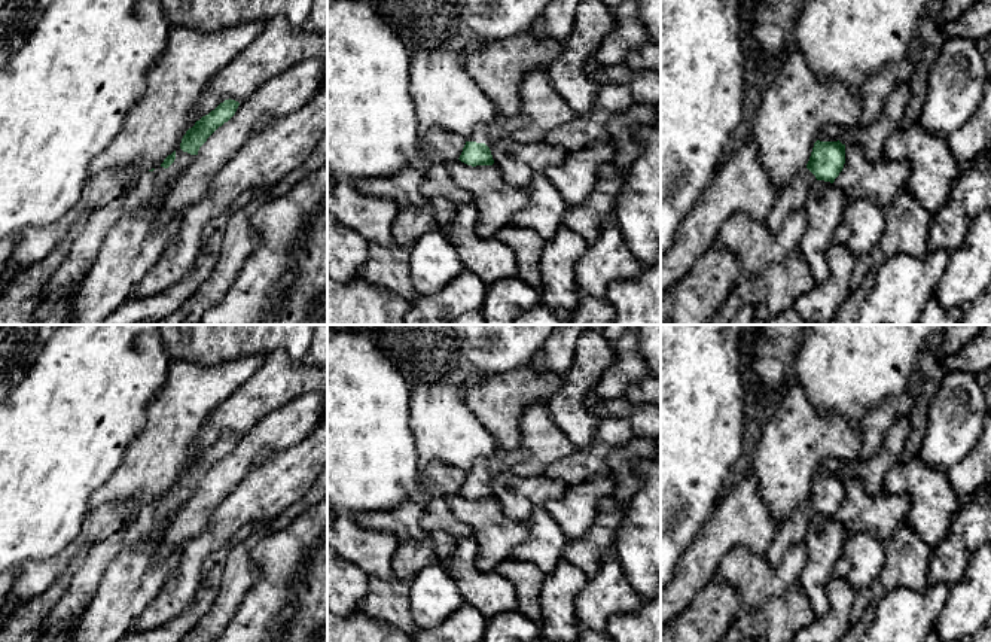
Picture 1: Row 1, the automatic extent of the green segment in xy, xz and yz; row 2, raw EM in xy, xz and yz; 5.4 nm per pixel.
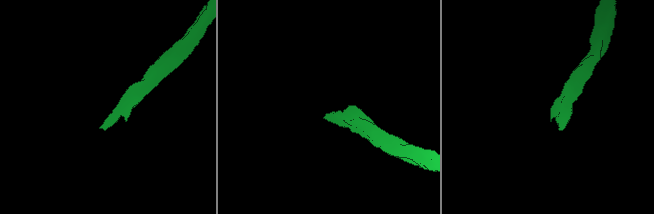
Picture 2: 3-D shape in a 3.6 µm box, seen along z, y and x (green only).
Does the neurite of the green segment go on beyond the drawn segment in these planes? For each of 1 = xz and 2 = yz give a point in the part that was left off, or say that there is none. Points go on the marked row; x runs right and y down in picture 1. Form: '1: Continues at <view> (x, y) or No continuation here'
1: Continues at xz (502, 127)
2: Continues at yz (793, 197)

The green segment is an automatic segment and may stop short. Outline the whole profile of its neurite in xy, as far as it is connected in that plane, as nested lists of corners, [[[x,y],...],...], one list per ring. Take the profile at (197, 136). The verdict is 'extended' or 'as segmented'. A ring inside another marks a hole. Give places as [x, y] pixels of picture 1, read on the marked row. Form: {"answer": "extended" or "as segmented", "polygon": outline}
{"answer": "extended", "polygon": [[[231,98],[220,103],[186,131],[180,147],[168,155],[159,167],[143,171],[129,191],[91,210],[82,232],[71,244],[70,253],[49,280],[46,298],[58,289],[79,285],[86,277],[107,234],[121,219],[141,212],[144,206],[164,201],[179,177],[195,161],[199,147],[235,115],[238,106],[240,103]]]}

